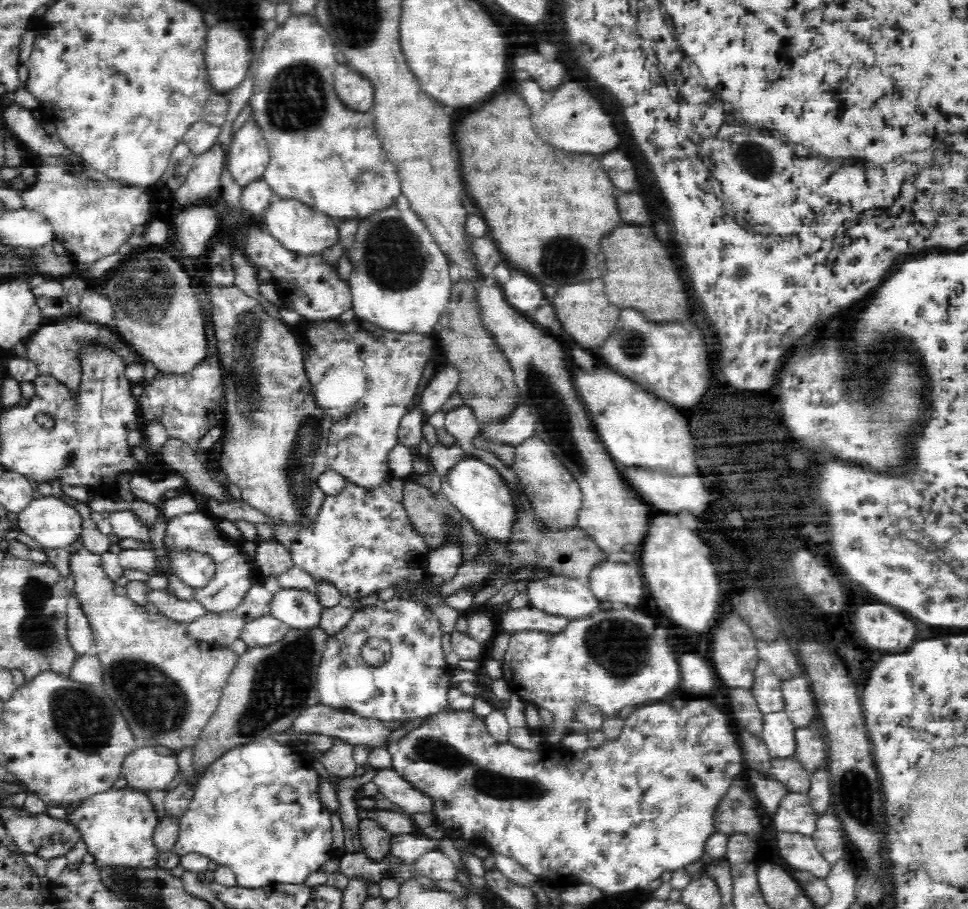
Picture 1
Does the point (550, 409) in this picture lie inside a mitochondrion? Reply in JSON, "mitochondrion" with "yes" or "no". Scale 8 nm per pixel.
{"mitochondrion":"yes"}

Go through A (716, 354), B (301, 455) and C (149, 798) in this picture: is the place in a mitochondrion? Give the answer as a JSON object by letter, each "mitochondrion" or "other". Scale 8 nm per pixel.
{"A":"other","B":"mitochondrion","C":"other"}

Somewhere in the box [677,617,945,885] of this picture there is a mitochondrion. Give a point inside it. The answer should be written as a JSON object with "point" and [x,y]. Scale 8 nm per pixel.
{"point":[863,788]}

